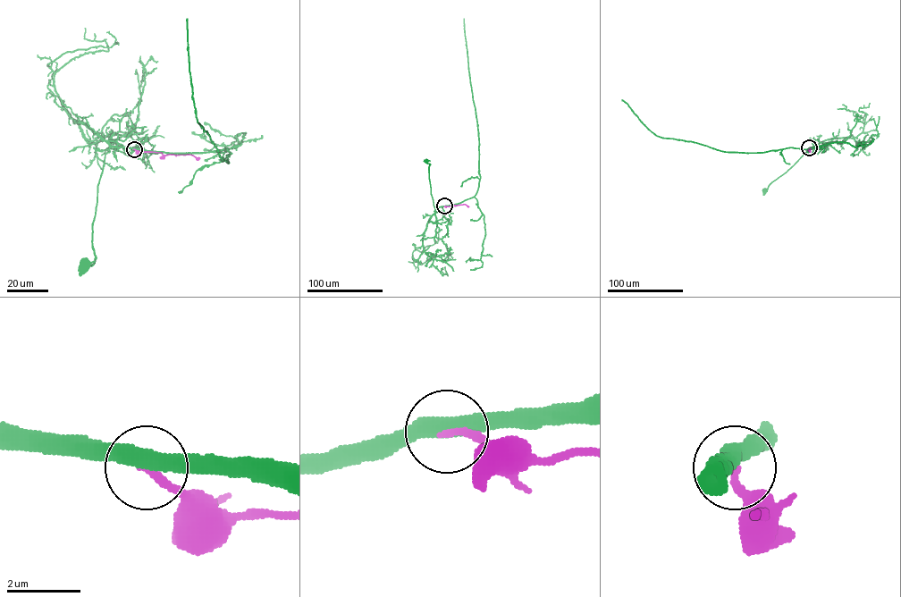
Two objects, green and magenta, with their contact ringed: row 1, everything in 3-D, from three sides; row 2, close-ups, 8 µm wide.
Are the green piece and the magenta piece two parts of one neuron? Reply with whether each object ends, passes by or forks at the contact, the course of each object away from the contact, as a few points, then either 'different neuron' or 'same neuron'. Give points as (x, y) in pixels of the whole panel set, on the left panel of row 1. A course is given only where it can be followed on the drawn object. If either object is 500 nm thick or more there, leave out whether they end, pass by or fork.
green passes by; magenta ends there; green runs (134, 148), (111, 147), (105, 155), (92, 223), (95, 261), (89, 265), (86, 264); magenta runs (134, 148), (199, 157); different neuron

